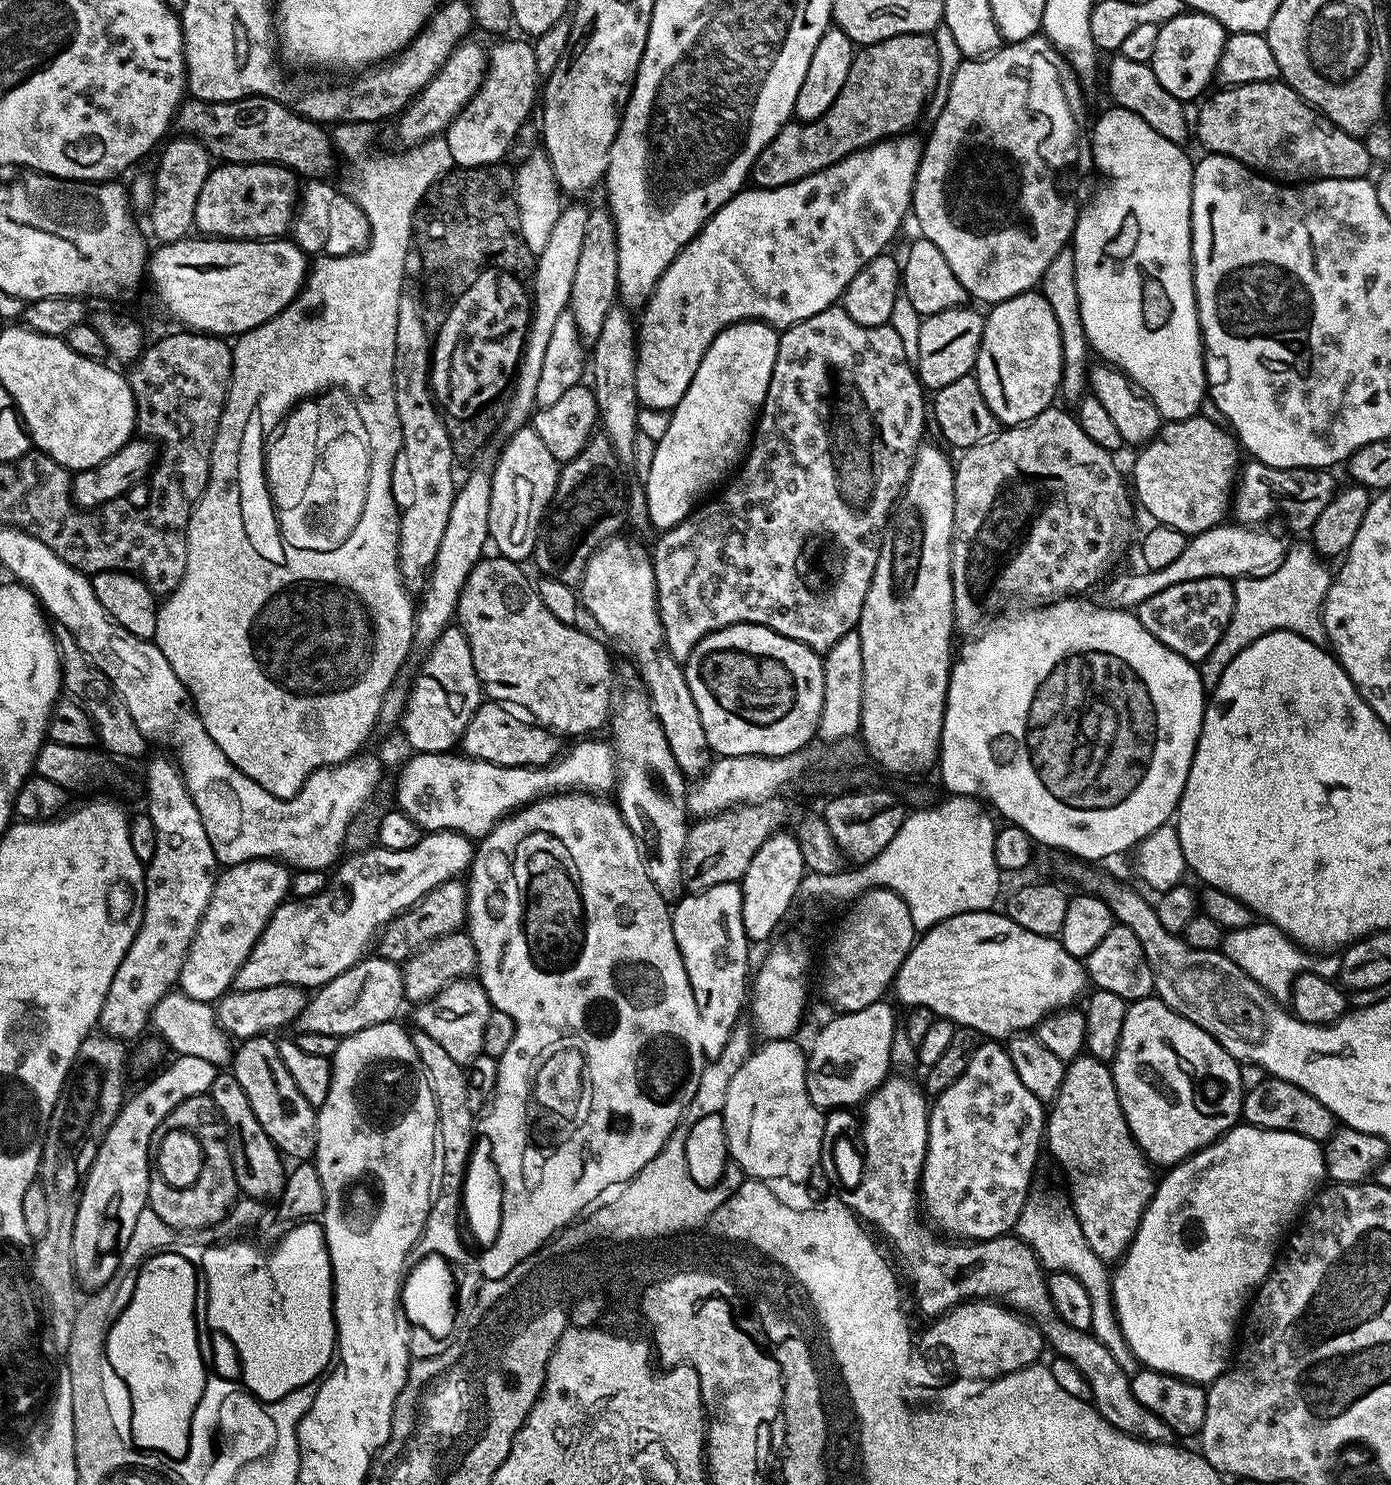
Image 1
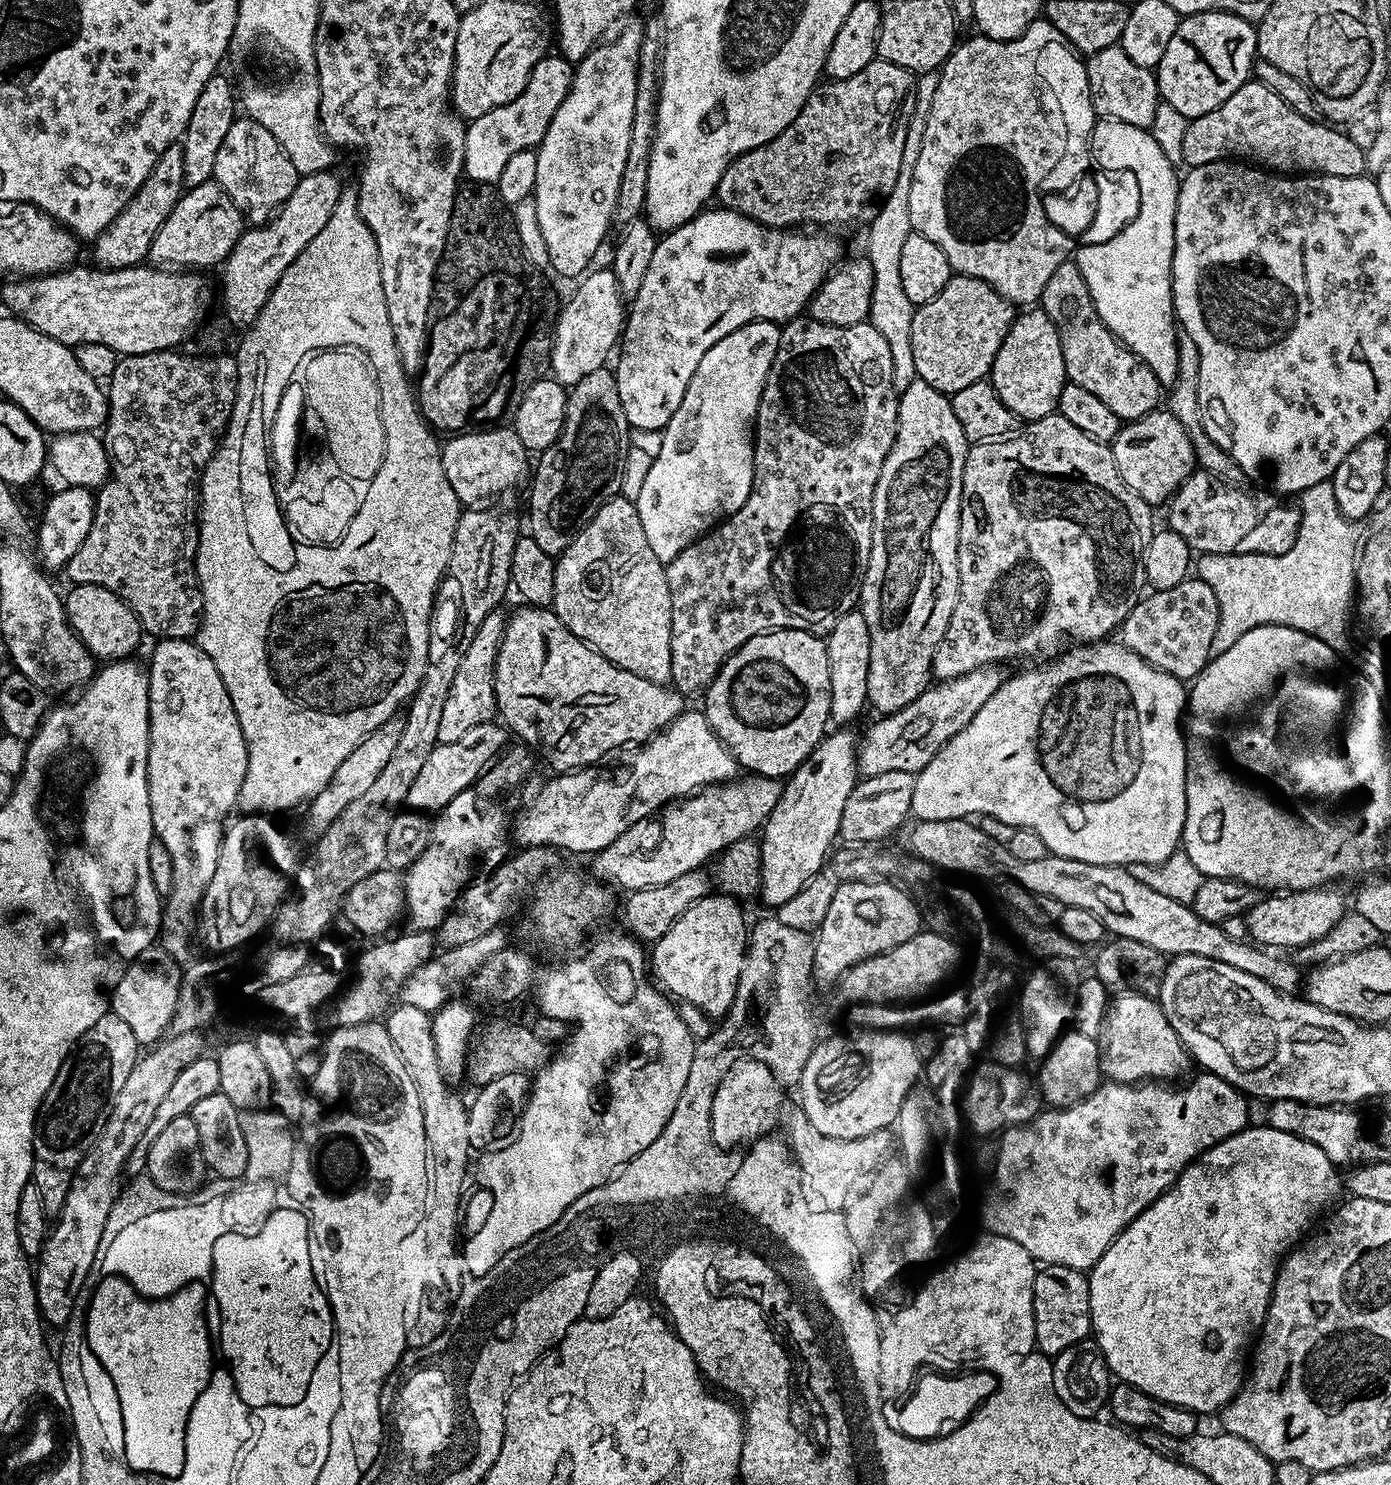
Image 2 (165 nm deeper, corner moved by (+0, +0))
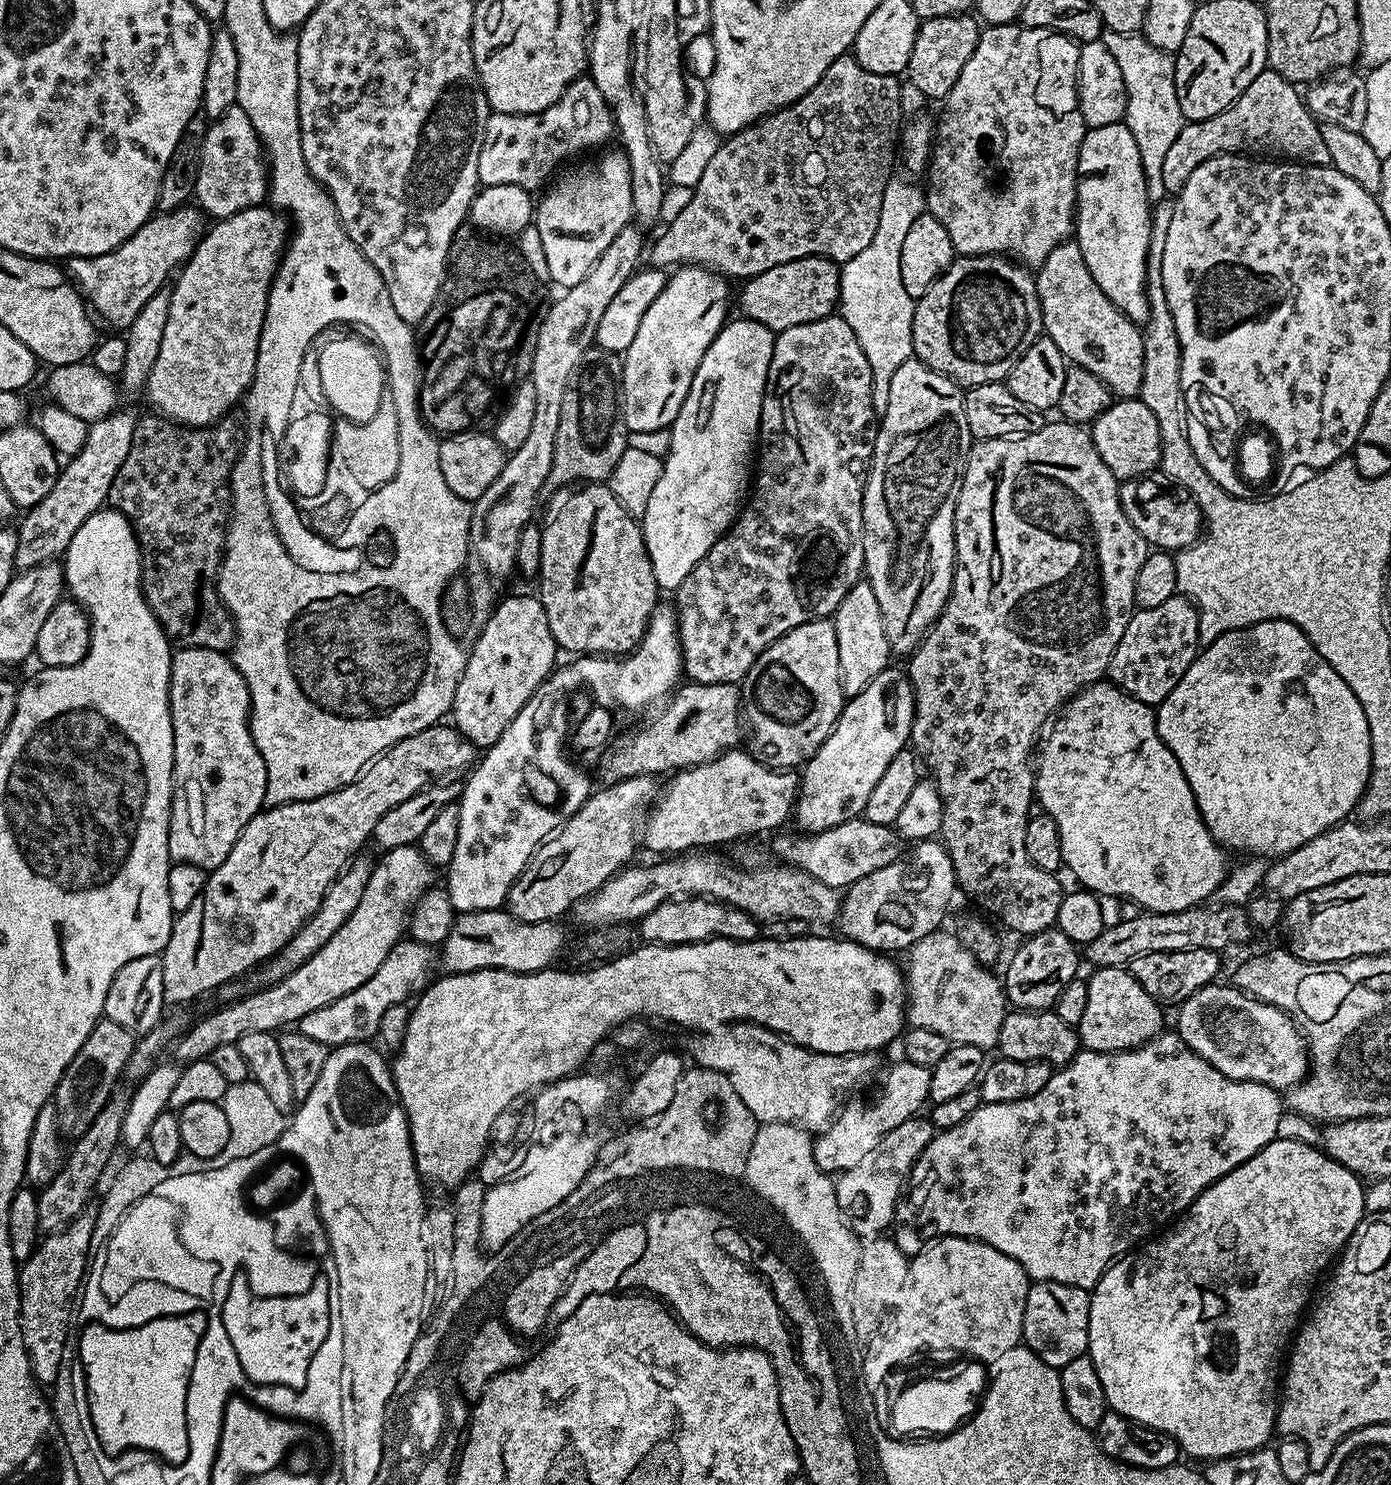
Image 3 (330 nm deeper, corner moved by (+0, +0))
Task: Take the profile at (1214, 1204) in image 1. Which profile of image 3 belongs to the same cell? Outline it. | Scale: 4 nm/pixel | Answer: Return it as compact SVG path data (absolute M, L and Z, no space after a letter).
M1271 1140L1262 1150L1258 1150L1258 1154L1254 1154L1254 1158L1242 1162L1242 1166L1230 1170L1230 1174L1218 1178L1210 1187L1202 1190L1202 1194L1198 1194L1196 1201L1171 1227L1149 1239L1143 1246L1125 1252L1123 1256L1113 1260L1096 1283L1096 1287L1091 1289L1086 1355L1094 1362L1094 1370L1098 1370L1098 1378L1102 1381L1102 1390L1106 1394L1109 1409L1122 1414L1131 1423L1172 1436L1185 1457L1193 1456L1196 1460L1211 1462L1227 1456L1241 1456L1243 1452L1254 1452L1257 1448L1265 1447L1269 1443L1268 1439L1276 1432L1278 1377L1281 1375L1282 1361L1289 1351L1294 1333L1309 1307L1308 1295L1312 1292L1312 1283L1319 1278L1320 1272L1329 1271L1330 1265L1343 1252L1344 1243L1350 1238L1350 1234L1354 1234L1354 1230L1366 1215L1366 1188L1361 1177L1337 1160L1331 1160L1327 1152L1316 1148L1303 1144L1300 1140Z

